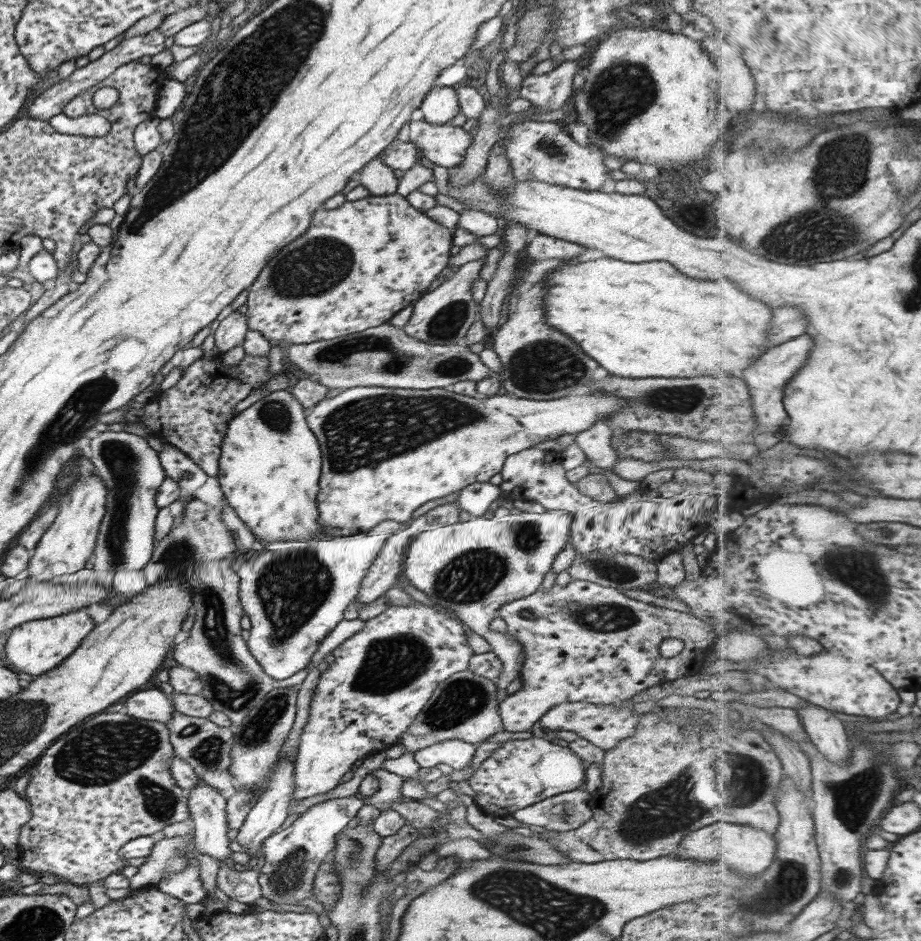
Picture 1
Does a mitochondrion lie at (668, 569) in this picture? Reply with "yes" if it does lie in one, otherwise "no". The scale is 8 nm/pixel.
no

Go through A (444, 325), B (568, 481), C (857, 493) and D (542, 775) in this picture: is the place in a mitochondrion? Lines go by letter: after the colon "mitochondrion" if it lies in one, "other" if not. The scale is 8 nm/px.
A: mitochondrion
B: other
C: other
D: other

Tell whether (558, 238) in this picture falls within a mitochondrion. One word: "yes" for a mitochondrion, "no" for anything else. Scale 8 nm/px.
no

